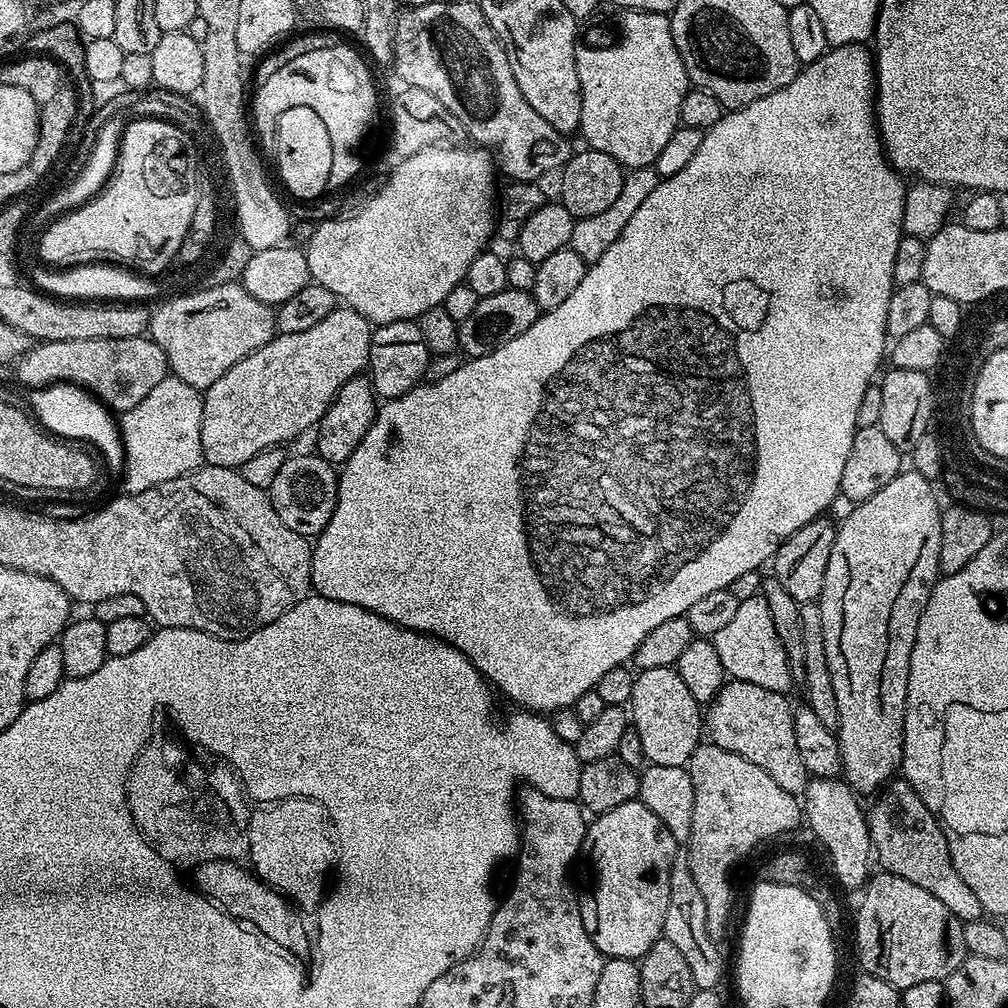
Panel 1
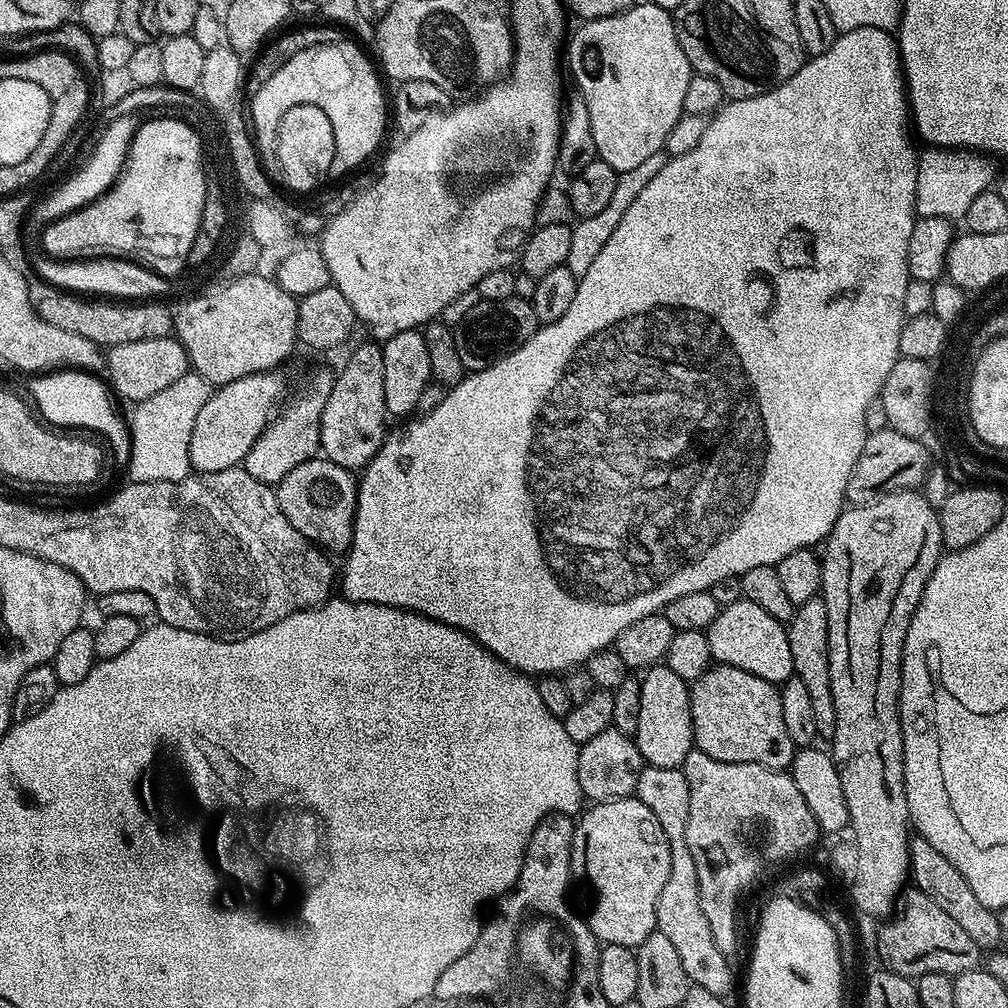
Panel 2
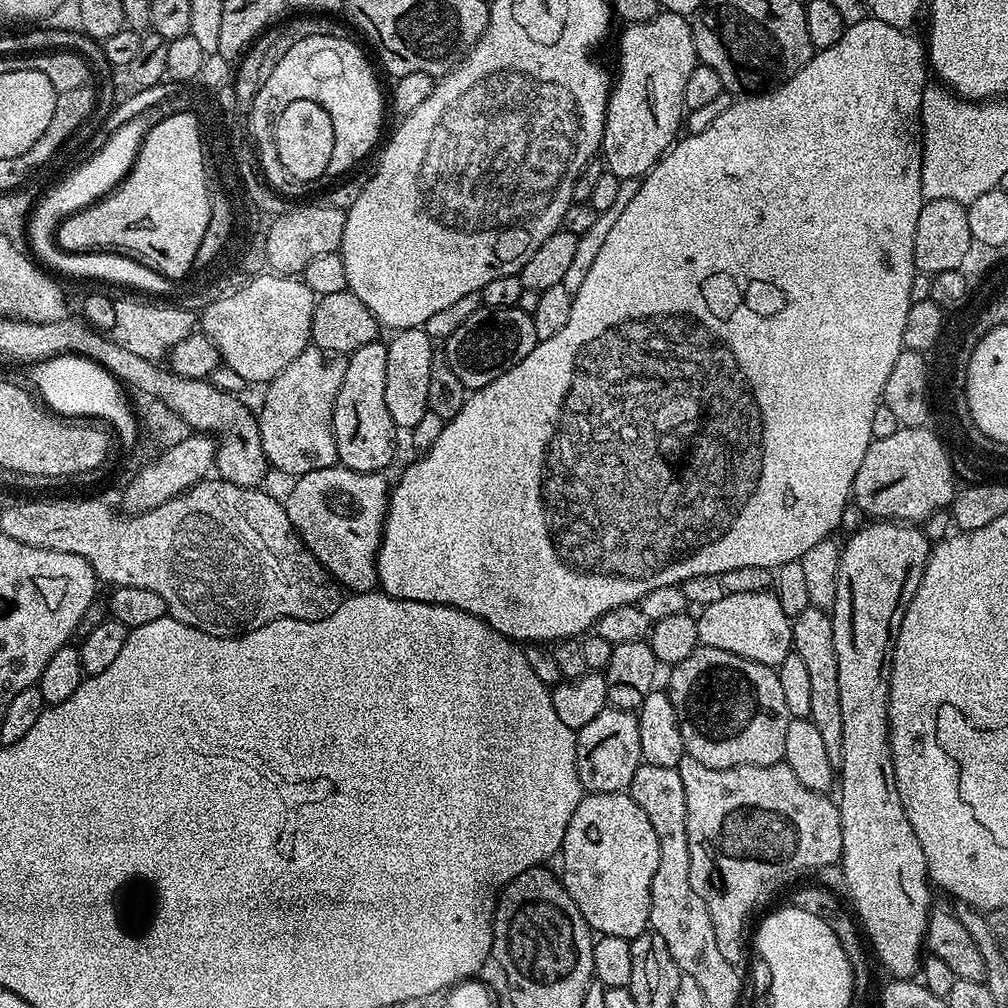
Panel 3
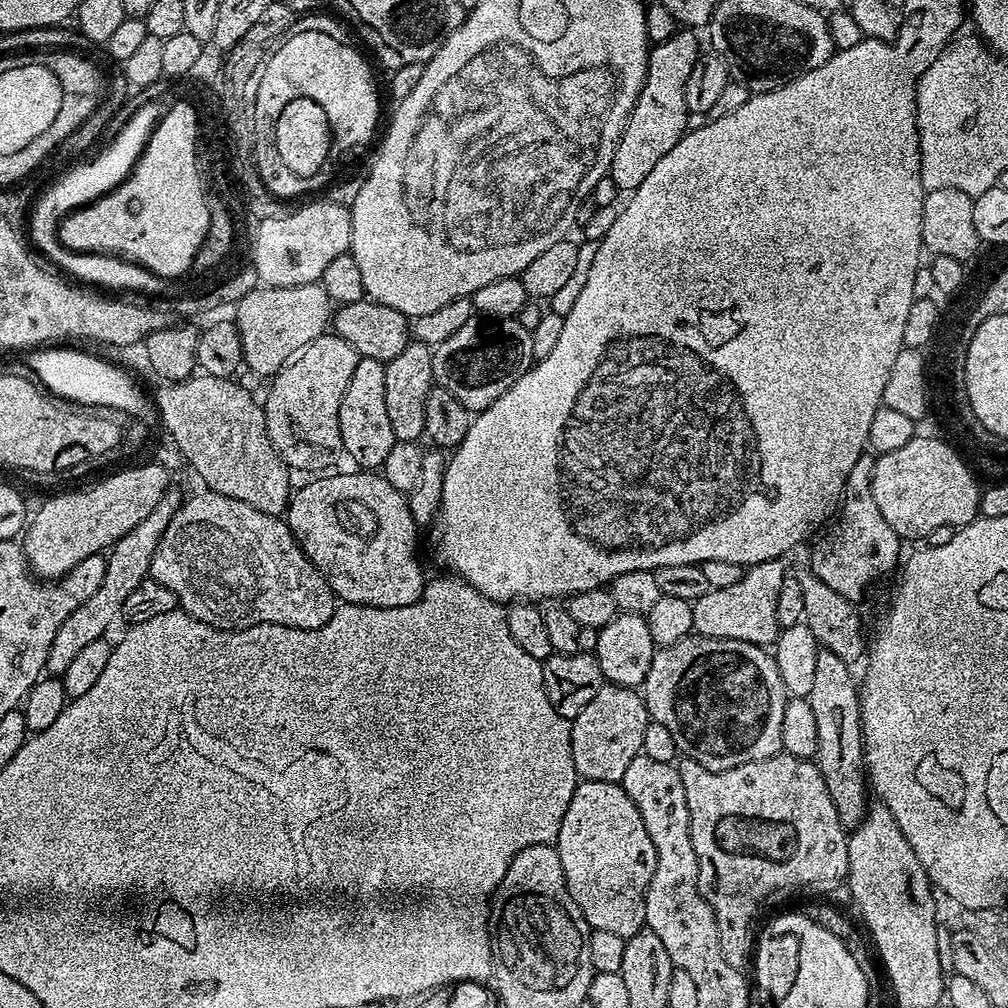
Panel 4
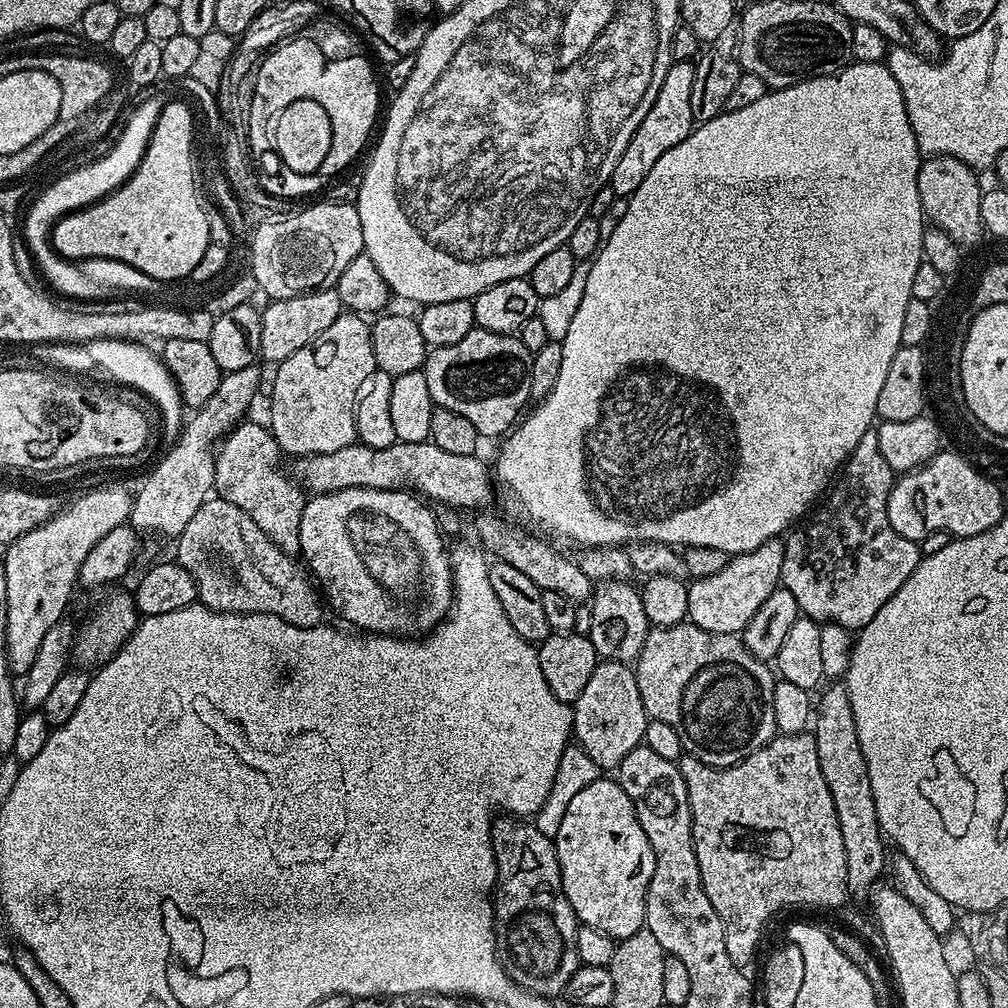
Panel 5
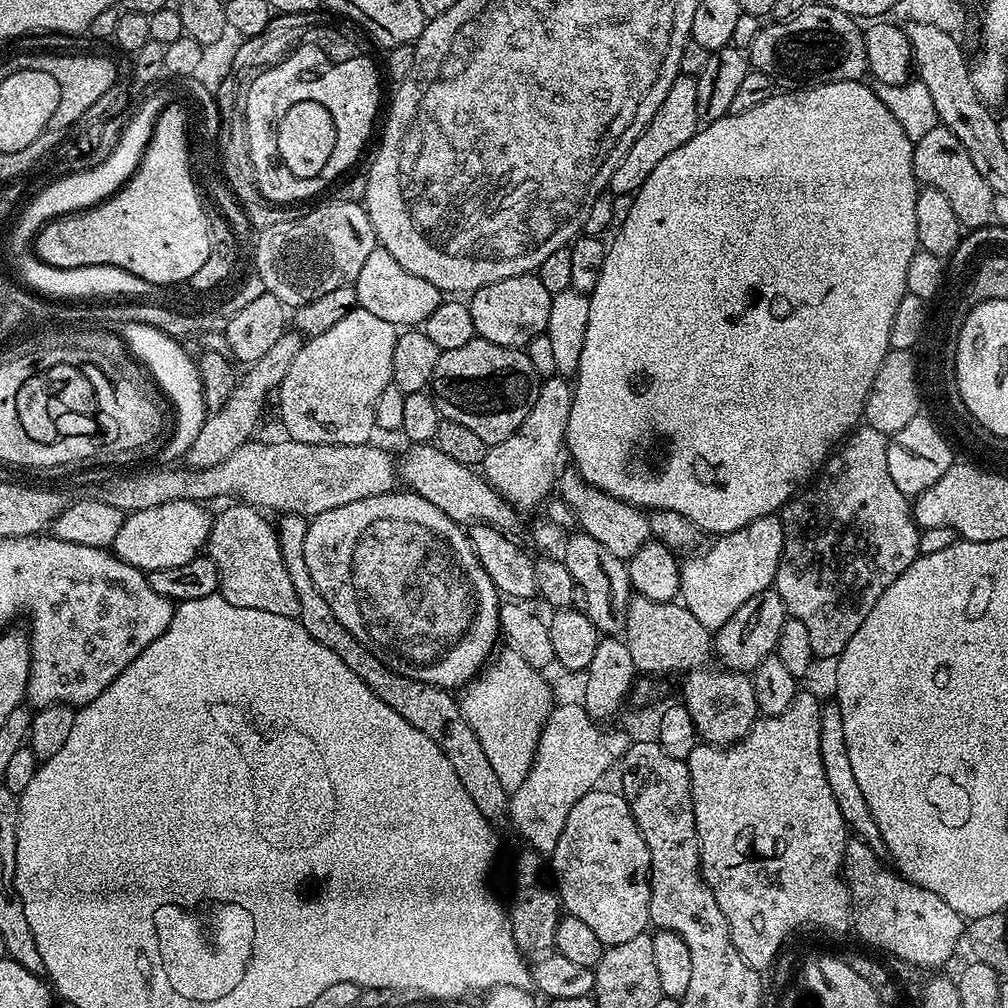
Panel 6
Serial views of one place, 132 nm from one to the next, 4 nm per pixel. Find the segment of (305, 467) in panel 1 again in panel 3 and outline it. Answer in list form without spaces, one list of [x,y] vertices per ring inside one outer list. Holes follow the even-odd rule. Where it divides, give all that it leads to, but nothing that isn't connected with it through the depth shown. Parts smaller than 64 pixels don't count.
[[[343,466],[323,468],[322,470],[308,472],[304,476],[295,477],[295,479],[291,481],[292,489],[289,490],[288,497],[283,497],[282,500],[290,522],[296,528],[298,535],[303,538],[307,548],[312,551],[314,558],[318,558],[318,562],[332,575],[332,579],[340,585],[341,589],[347,590],[352,594],[357,592],[371,592],[378,584],[376,578],[376,555],[380,549],[380,537],[384,534],[384,519],[388,513],[388,497],[390,495],[390,480],[387,480],[386,477],[387,475],[378,472],[355,472]]]

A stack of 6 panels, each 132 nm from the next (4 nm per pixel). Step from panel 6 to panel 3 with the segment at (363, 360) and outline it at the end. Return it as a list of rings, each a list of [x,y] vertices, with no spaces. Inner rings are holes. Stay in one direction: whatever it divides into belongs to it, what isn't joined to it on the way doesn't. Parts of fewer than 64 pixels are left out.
[[[309,346],[282,370],[282,374],[268,381],[263,389],[264,405],[258,408],[258,419],[262,450],[273,469],[295,478],[337,463],[332,415],[347,365],[347,355]]]

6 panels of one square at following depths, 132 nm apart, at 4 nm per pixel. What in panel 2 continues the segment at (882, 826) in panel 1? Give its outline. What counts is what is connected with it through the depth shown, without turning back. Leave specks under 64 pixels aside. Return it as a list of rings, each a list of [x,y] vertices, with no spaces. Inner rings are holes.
[[[918,834],[913,835],[908,842],[908,870],[915,888],[926,894],[930,902],[942,906],[942,910],[946,910],[946,914],[950,914],[950,918],[954,918],[954,922],[958,922],[958,926],[966,930],[967,936],[974,938],[980,949],[992,950],[1000,944],[996,912],[982,906],[974,890],[970,890],[966,878],[962,878],[962,874],[958,874],[958,870],[950,863],[950,858],[945,858],[940,851],[934,850],[934,846],[930,846],[930,842],[926,842],[926,838]]]

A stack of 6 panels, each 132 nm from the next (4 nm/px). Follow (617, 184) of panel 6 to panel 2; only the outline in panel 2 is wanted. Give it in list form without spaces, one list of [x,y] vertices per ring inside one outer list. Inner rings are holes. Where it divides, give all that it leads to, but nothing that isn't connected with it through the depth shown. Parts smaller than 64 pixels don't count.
[[[638,2],[633,8],[626,10],[622,14],[614,14],[613,16],[598,18],[597,20],[585,20],[579,26],[581,28],[573,36],[571,33],[567,37],[566,64],[572,67],[572,76],[576,79],[577,86],[580,87],[577,88],[578,94],[585,100],[586,106],[589,107],[590,127],[594,136],[596,155],[599,159],[608,163],[619,174],[630,170],[634,166],[638,166],[645,158],[651,158],[652,155],[664,151],[664,143],[670,134],[670,130],[674,130],[674,122],[678,122],[678,118],[685,113],[686,86],[690,86],[690,78],[694,73],[690,62],[686,58],[686,54],[682,54],[682,46],[678,42],[673,13],[669,9],[658,6],[655,2],[648,2],[648,4]]]

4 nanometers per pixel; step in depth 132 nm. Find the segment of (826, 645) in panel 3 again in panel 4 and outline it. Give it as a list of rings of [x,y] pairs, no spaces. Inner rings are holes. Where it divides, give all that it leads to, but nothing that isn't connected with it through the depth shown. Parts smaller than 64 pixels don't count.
[[[821,650],[815,663],[814,687],[806,697],[818,721],[818,750],[814,763],[826,782],[826,790],[830,790],[834,810],[838,810],[838,818],[846,830],[864,821],[870,803],[870,784],[864,766],[864,730],[860,726],[860,690],[851,670],[850,664],[838,655]]]

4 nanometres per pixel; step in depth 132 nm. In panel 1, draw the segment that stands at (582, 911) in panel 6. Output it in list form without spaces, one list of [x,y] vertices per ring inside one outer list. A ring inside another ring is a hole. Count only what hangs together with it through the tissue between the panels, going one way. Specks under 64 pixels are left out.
[[[639,798],[630,802],[622,802],[622,806],[614,806],[614,810],[599,813],[593,820],[596,821],[593,824],[591,821],[584,833],[583,847],[586,856],[588,852],[589,858],[592,859],[592,872],[596,875],[596,925],[593,923],[590,928],[592,941],[594,946],[598,946],[598,950],[605,958],[626,958],[627,960],[639,961],[640,957],[646,954],[646,950],[650,950],[650,946],[654,946],[654,942],[661,939],[664,930],[664,919],[666,918],[666,906],[670,898],[670,874],[677,863],[676,851],[678,851],[678,845],[675,838],[670,834],[670,830],[666,826],[662,826],[659,818]]]

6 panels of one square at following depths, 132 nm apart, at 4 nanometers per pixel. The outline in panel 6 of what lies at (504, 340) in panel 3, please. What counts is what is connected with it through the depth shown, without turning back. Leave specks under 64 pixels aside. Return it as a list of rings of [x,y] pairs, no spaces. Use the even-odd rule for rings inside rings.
[[[477,338],[466,346],[441,352],[432,371],[430,395],[443,419],[462,422],[491,446],[506,442],[522,426],[538,398],[541,383],[527,351]]]

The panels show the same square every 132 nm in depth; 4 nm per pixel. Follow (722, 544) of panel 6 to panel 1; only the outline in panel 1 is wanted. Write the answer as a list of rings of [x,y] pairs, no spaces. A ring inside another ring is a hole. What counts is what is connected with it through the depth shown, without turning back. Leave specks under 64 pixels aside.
[[[763,594],[740,602],[731,622],[718,634],[710,637],[714,650],[718,650],[718,659],[722,662],[725,673],[731,679],[742,682],[754,682],[754,686],[763,686],[766,690],[787,693],[794,684],[792,671],[782,646],[782,638],[774,630],[770,615],[770,606],[766,606]]]

